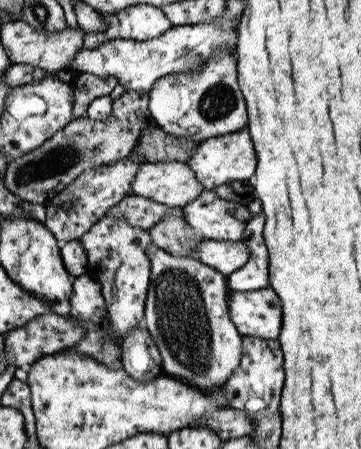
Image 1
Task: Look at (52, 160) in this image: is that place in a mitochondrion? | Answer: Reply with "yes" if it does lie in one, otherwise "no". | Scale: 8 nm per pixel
yes

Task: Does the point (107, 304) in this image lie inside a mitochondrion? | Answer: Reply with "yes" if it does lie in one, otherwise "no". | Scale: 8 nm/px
no

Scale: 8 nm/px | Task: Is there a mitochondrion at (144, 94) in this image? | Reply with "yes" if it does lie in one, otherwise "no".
no

